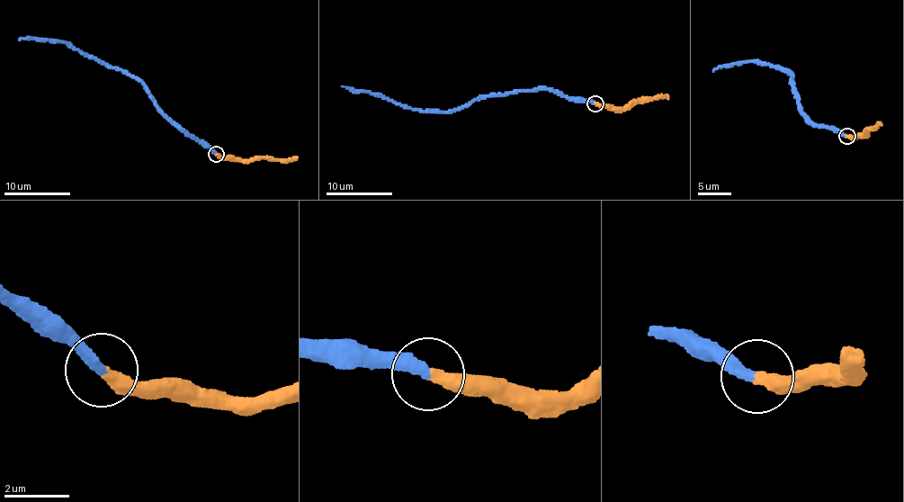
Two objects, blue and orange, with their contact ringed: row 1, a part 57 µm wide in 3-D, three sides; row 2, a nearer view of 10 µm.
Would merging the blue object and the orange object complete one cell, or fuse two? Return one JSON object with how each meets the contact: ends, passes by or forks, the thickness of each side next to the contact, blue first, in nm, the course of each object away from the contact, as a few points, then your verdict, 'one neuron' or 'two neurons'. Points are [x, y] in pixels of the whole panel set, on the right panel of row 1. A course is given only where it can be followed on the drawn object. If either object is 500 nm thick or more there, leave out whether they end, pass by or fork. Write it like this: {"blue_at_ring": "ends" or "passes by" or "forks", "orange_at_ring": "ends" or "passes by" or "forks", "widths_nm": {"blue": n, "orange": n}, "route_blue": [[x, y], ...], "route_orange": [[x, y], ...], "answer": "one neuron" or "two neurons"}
{"blue_at_ring": "ends", "orange_at_ring": "ends", "widths_nm": {"blue": 360, "orange": 380}, "route_blue": [[847, 135], [806, 121], [790, 85], [792, 75], [780, 68], [754, 61], [712, 72]], "route_orange": [[847, 135], [869, 134], [869, 130], [879, 125], [878, 121]], "answer": "two neurons"}

